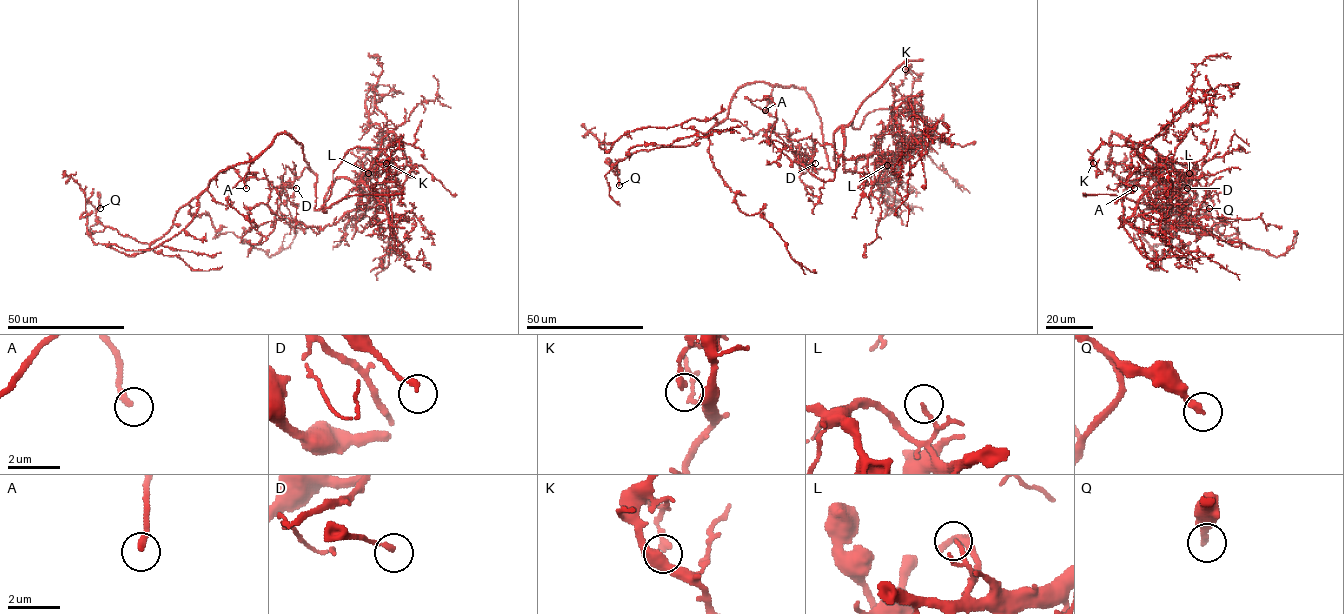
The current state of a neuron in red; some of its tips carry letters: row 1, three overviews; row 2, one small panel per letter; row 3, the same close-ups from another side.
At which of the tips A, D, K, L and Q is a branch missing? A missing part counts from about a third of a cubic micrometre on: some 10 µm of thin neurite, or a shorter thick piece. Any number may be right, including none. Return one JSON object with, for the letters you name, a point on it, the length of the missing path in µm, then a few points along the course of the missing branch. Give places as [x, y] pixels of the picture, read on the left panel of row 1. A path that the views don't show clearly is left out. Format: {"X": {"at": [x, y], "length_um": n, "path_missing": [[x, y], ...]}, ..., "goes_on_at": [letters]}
{"A": {"at": [246, 188], "length_um": 15}, "Q": {"at": [100, 208], "length_um": 25}, "goes_on_at": ["A", "Q"]}

